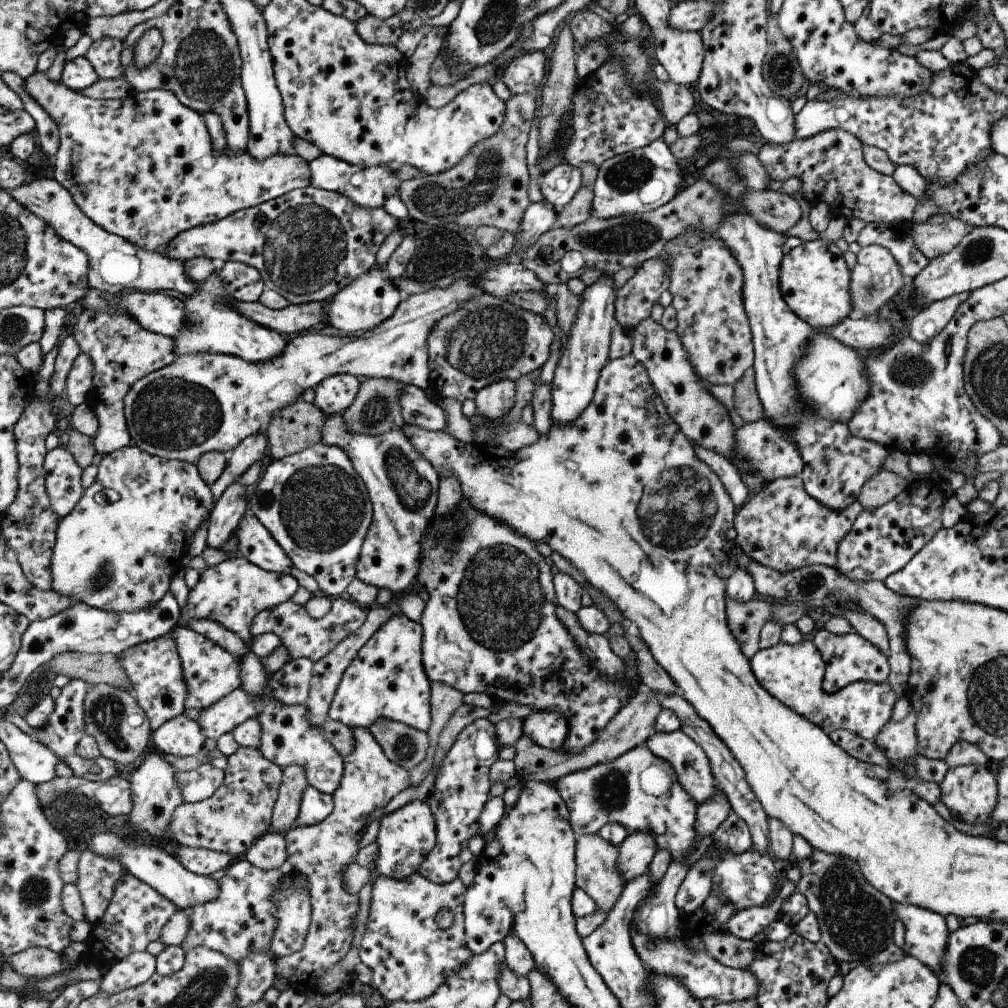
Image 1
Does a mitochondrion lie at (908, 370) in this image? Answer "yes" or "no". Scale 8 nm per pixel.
yes

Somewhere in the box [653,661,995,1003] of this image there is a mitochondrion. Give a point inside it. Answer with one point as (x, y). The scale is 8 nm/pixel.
(856, 920)

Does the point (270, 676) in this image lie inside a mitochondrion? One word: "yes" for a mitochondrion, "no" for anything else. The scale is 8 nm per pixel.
no

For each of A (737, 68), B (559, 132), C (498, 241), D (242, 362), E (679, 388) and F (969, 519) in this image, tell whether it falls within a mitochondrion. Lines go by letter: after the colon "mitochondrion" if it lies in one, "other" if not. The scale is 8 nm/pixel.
A: other
B: mitochondrion
C: other
D: other
E: other
F: other

